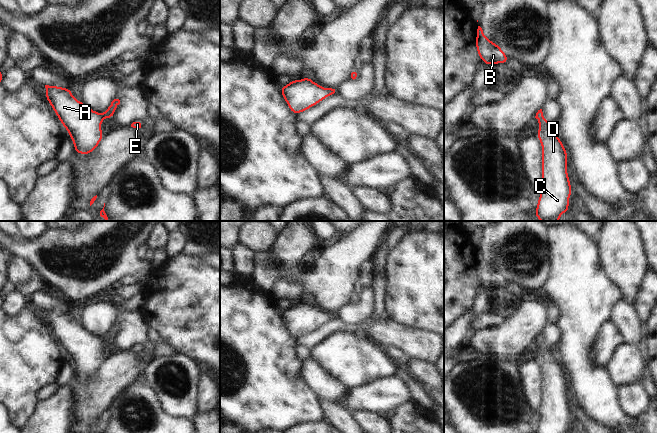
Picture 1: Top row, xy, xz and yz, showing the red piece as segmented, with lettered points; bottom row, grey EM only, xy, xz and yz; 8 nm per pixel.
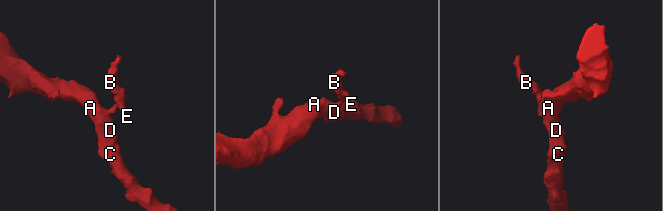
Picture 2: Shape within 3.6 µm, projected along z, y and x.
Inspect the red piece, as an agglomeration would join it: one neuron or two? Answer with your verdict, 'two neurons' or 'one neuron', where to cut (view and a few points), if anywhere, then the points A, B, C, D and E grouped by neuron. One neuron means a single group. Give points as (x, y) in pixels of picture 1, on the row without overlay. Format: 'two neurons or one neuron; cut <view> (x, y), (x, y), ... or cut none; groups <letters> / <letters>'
one neuron; cut none; groups A B C D E

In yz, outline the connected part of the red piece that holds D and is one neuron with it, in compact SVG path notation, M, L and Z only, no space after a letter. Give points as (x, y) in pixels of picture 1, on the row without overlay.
M542 333L538 334L535 342L539 346L539 354L535 359L542 371L542 403L540 408L541 418L537 425L536 433L569 433L569 422L572 418L571 406L567 397L567 375L562 365L557 361L555 348L550 348L543 339Z

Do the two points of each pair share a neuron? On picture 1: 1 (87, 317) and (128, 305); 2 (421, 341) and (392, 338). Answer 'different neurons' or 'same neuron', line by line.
1: same neuron
2: same neuron

